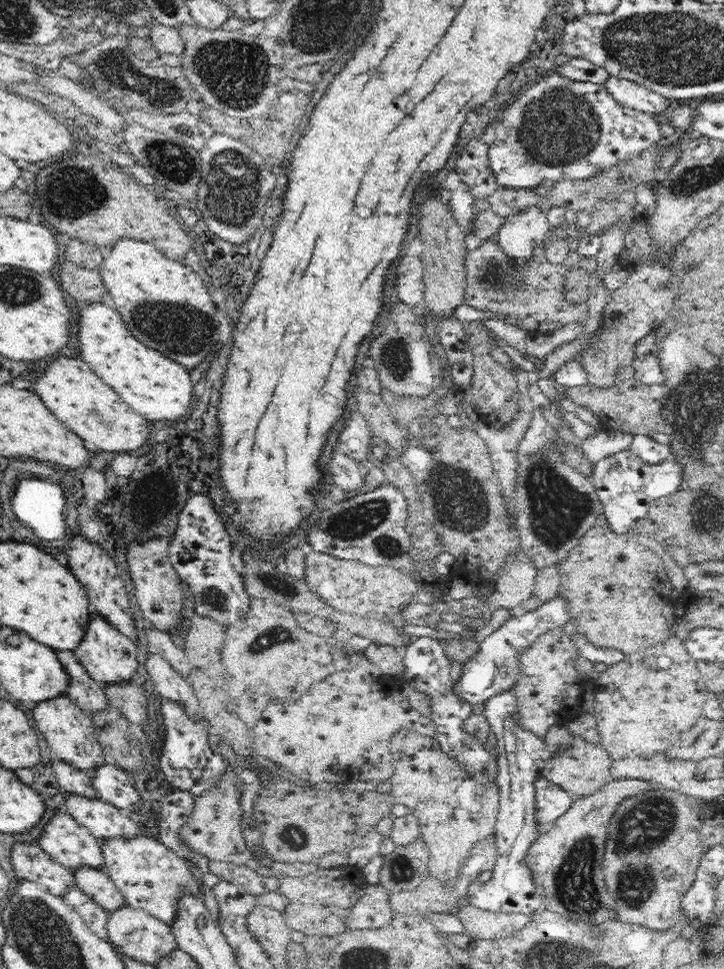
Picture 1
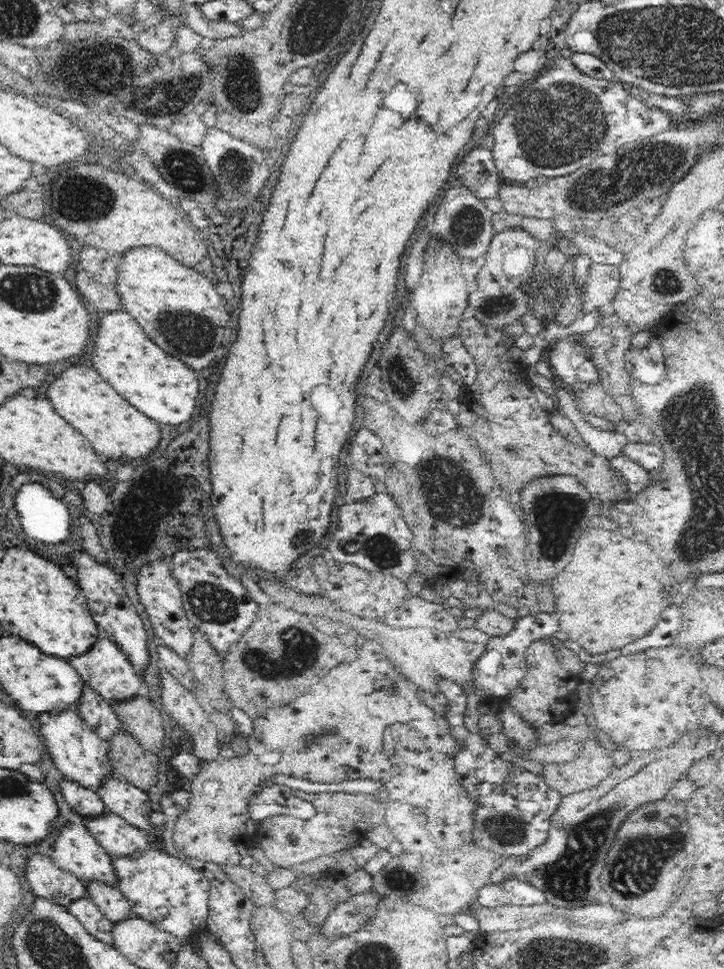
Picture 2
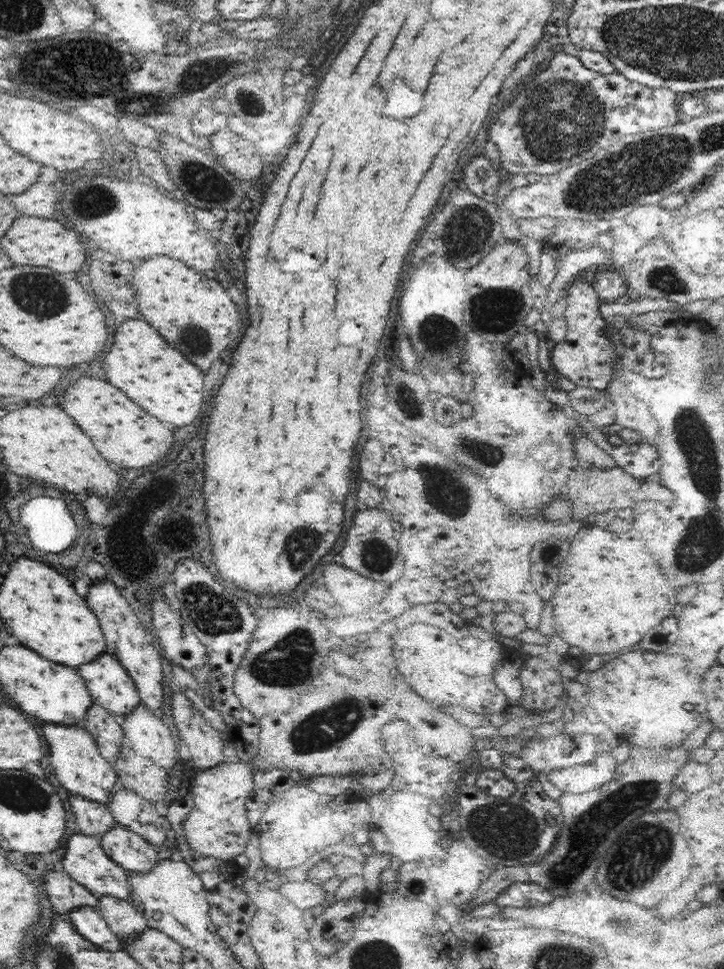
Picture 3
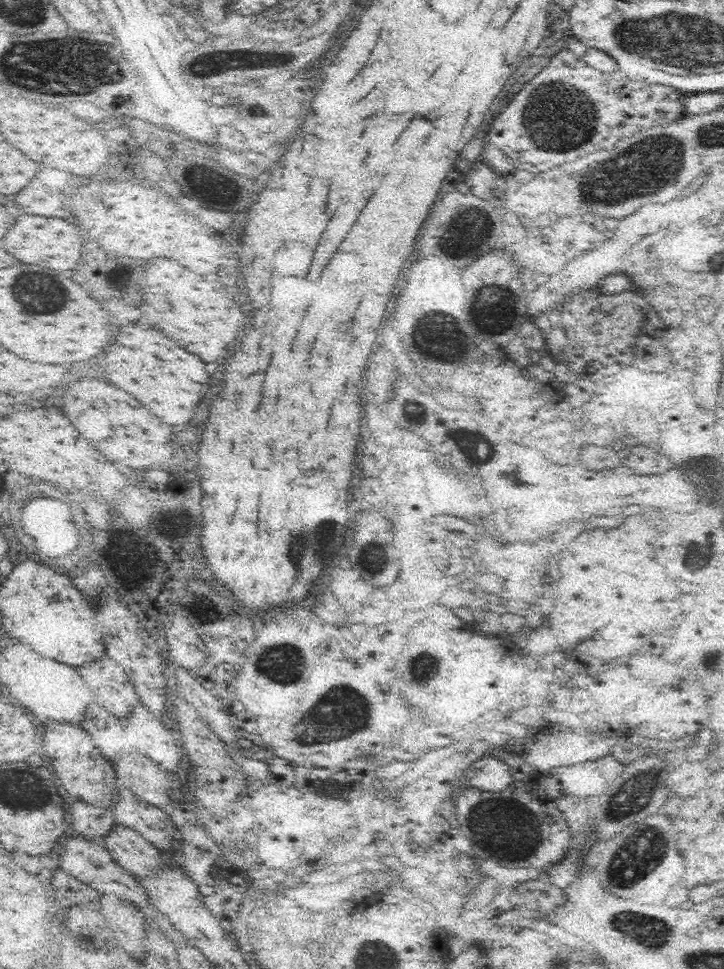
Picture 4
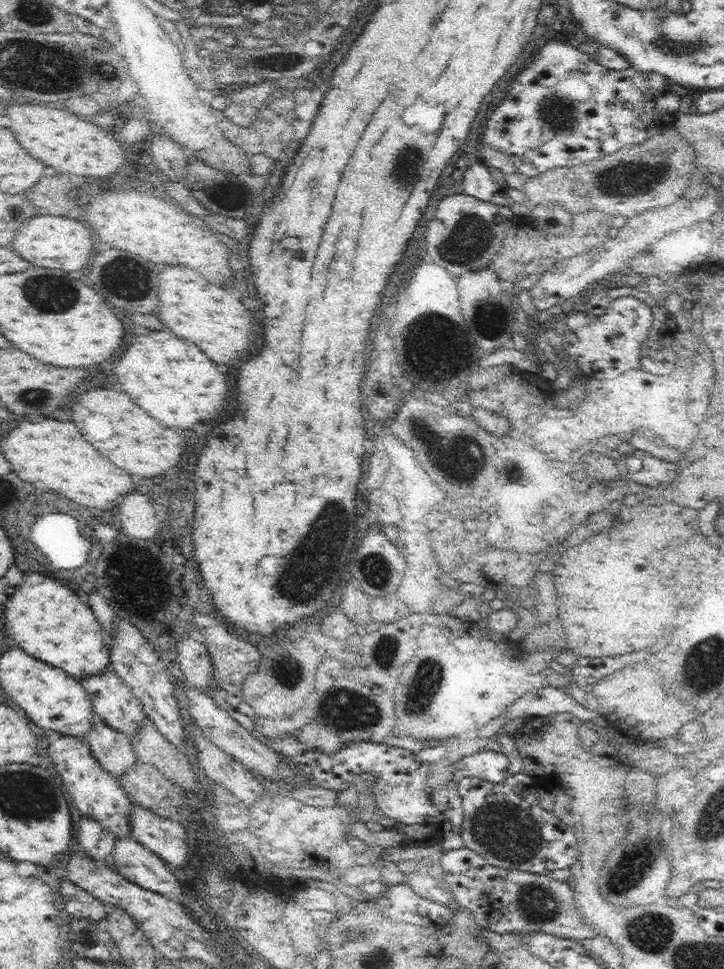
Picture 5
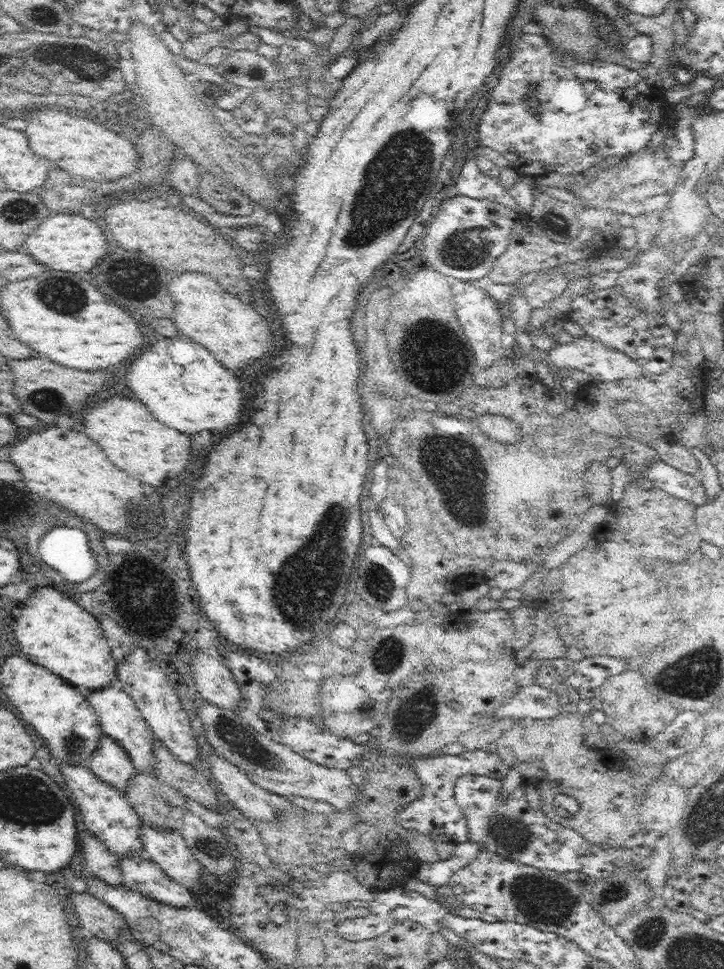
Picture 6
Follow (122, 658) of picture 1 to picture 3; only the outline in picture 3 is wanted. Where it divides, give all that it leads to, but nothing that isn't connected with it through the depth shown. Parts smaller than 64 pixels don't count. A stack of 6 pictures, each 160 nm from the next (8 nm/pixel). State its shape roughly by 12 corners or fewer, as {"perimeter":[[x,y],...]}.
{"perimeter":[[107,652],[77,669],[94,702],[118,719],[142,704]]}

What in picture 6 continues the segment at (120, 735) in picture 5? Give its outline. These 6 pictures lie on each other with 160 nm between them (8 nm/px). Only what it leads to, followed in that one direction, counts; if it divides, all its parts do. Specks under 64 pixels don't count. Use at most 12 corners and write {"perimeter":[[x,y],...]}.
{"perimeter":[[104,735],[85,766],[124,794],[136,773],[128,751]]}

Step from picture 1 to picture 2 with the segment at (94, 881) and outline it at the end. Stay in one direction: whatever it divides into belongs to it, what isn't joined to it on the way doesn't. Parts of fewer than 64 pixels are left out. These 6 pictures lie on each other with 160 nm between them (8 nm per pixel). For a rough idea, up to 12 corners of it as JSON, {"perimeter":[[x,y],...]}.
{"perimeter":[[86,884],[88,898],[114,924],[130,920],[132,905],[119,890]]}

